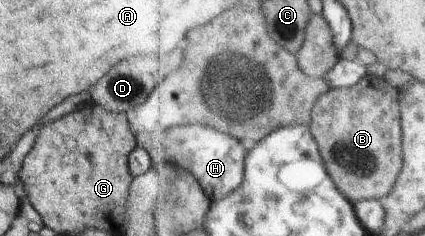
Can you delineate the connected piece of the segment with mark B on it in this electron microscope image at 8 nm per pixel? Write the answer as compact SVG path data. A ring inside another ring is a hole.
M368 76L355 87L335 88L321 95L311 116L310 130L318 141L330 176L346 198L353 204L369 199L384 200L395 187L404 166L401 89L387 84L383 77Z

